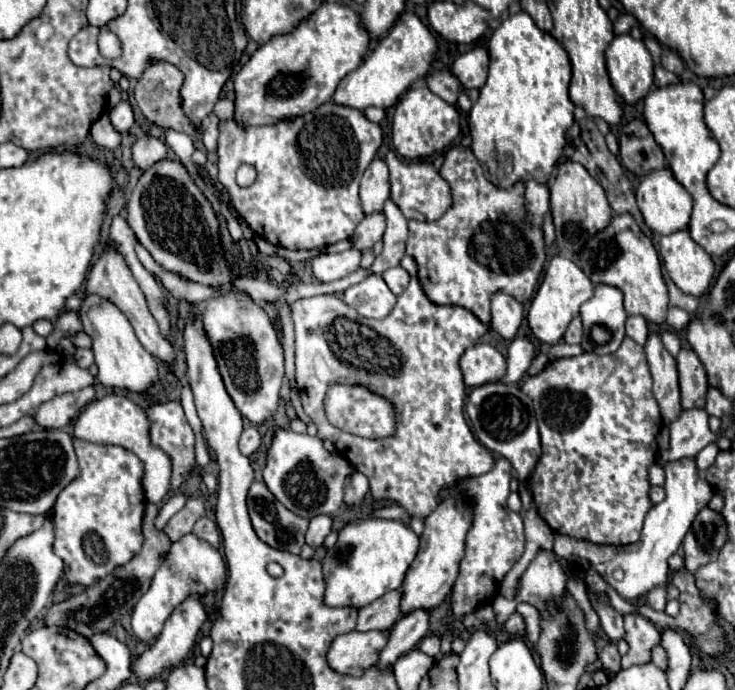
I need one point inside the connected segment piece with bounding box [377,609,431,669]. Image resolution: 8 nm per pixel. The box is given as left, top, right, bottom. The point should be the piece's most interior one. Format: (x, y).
(411, 628)

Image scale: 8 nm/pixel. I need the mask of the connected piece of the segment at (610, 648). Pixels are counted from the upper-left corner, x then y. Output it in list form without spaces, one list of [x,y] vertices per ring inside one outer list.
[[[609,641],[603,649],[601,649],[601,653],[599,653],[599,661],[601,661],[601,665],[603,665],[603,671],[605,673],[617,673],[619,669],[621,669],[621,655],[619,655],[619,651],[617,651],[617,643],[613,643],[613,641]]]

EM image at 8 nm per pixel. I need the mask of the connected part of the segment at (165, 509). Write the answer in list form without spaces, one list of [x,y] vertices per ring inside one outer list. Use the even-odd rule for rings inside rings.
[[[182,493],[175,494],[167,499],[167,502],[165,502],[162,508],[160,508],[159,513],[155,518],[155,527],[157,527],[157,529],[163,529],[167,524],[167,521],[169,521],[169,519],[177,511],[181,510],[184,507],[186,500],[187,497],[184,496]]]

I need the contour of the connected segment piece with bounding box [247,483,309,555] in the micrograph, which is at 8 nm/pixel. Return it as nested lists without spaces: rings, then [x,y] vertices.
[[[265,483],[251,485],[247,507],[255,533],[261,541],[265,541],[269,547],[289,551],[293,555],[301,553],[309,521],[283,507],[271,495]]]

